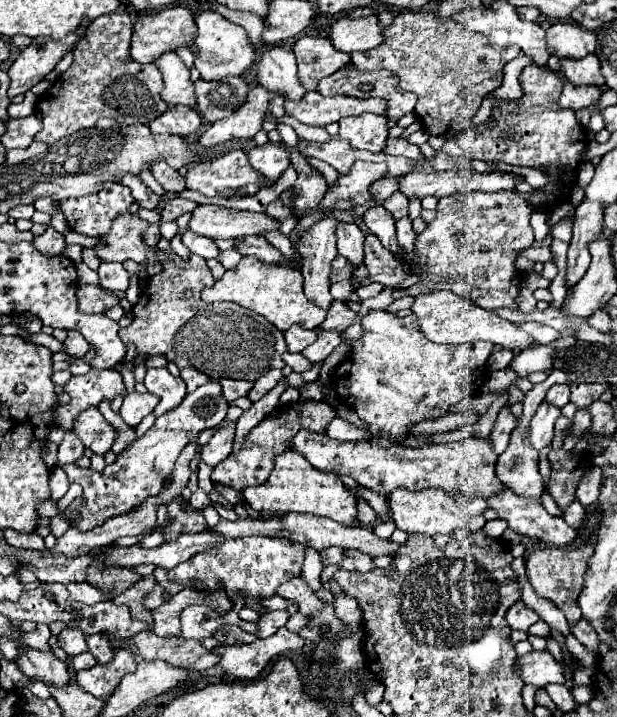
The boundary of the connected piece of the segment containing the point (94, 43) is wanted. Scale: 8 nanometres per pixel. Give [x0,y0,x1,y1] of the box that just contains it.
[34,14,170,144]

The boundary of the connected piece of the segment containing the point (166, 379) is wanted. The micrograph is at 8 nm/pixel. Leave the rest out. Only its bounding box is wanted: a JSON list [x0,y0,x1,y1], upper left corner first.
[144,368,186,416]

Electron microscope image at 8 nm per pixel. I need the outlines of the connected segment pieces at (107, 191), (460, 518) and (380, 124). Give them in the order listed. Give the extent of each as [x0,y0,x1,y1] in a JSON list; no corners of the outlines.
[[60,182,134,236],[388,488,468,534],[340,114,388,152]]

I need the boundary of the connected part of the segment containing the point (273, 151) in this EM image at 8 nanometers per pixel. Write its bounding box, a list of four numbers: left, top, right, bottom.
[248,142,290,180]

